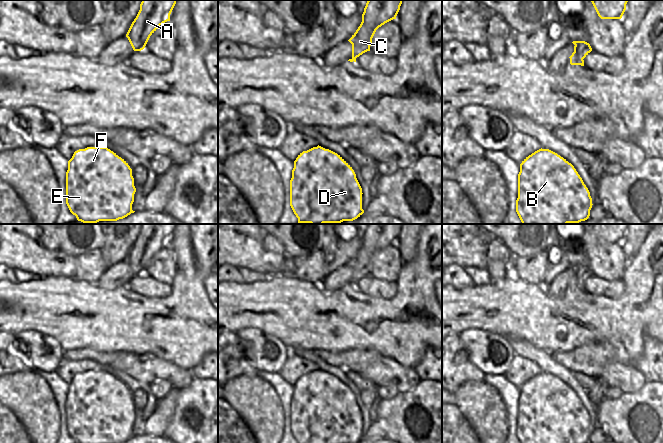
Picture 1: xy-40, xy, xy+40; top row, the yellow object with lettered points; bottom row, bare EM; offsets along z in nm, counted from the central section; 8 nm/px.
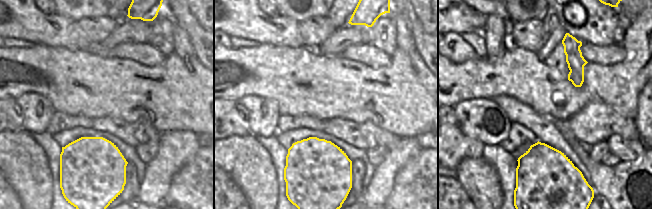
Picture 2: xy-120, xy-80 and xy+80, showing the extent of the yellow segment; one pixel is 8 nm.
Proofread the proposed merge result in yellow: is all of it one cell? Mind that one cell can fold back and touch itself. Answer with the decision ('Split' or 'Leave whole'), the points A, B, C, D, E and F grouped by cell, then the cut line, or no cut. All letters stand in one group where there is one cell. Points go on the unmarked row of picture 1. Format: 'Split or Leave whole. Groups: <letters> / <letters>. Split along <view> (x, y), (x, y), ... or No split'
Leave whole. Groups: A B C D E F. No split.

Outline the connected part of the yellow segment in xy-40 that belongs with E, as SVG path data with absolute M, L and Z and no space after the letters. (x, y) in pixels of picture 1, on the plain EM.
M107 371L74 376L66 396L66 428L77 443L123 443L134 437L134 402L128 387Z

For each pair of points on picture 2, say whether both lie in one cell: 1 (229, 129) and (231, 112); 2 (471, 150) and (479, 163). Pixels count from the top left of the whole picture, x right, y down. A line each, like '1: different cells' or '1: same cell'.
1: same cell
2: different cells

